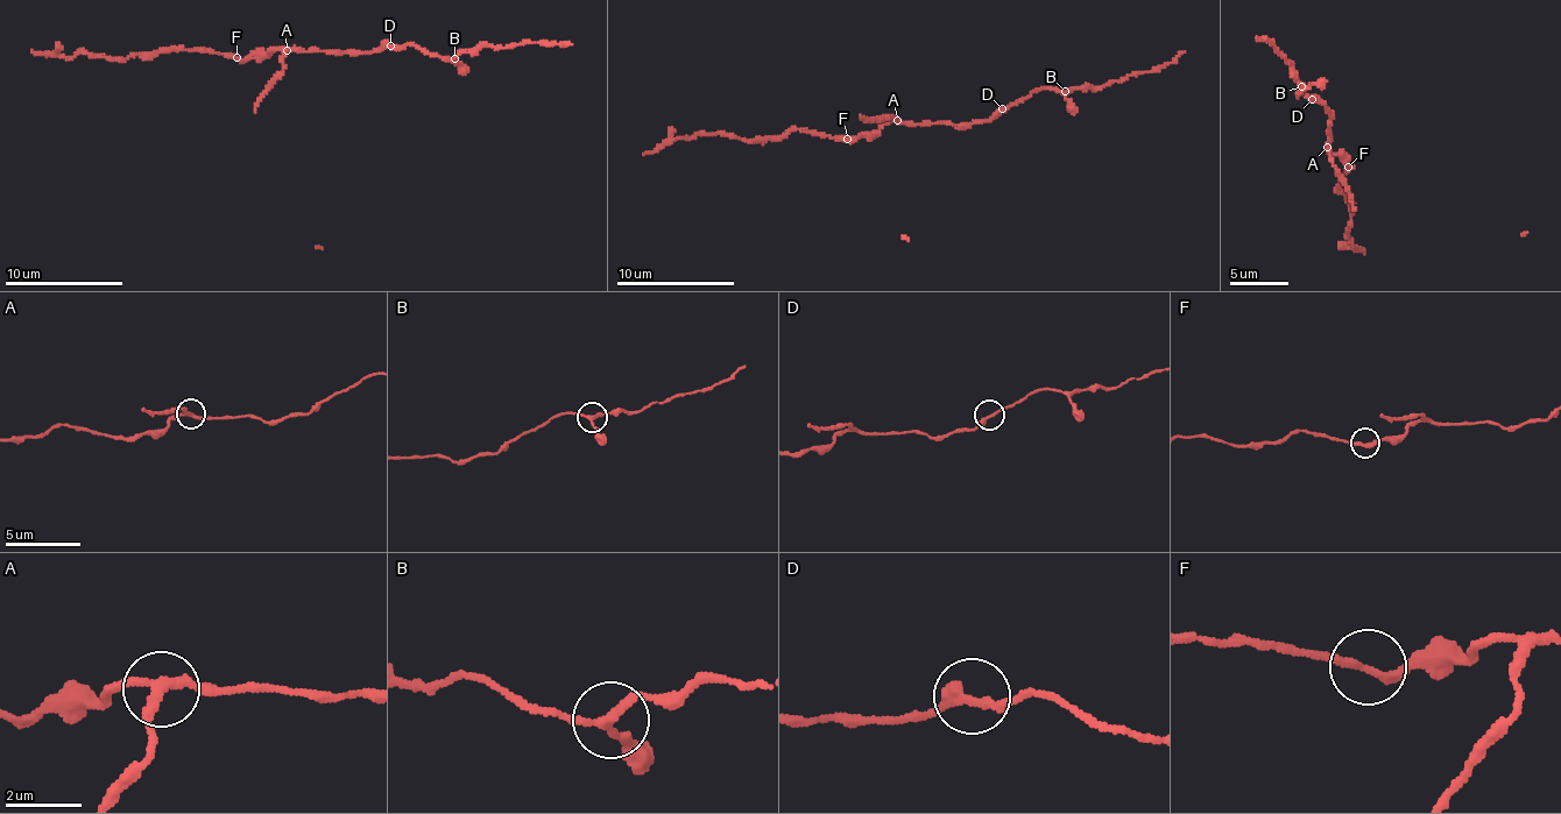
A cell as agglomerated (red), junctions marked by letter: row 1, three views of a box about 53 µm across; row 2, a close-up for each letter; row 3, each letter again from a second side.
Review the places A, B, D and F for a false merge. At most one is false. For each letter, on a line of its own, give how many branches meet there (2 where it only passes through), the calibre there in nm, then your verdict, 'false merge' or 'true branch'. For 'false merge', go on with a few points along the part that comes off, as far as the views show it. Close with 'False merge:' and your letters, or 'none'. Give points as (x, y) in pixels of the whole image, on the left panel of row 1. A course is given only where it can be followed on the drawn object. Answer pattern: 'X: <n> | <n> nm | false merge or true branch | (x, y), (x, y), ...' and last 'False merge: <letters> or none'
A: 3 | 200 nm | false merge | (285, 50), (283, 71), (255, 113)
B: 3 | 190 nm | true branch
D: 2 | 280 nm | true branch
F: 2 | 220 nm | true branch
False merge: A

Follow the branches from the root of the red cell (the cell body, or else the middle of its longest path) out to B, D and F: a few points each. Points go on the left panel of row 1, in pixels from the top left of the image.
B: (306, 51), (380, 51), (410, 44), (439, 57), (454, 58)
D: (306, 51), (380, 51), (390, 45)
F: (306, 51), (276, 50), (260, 57), (237, 57)

